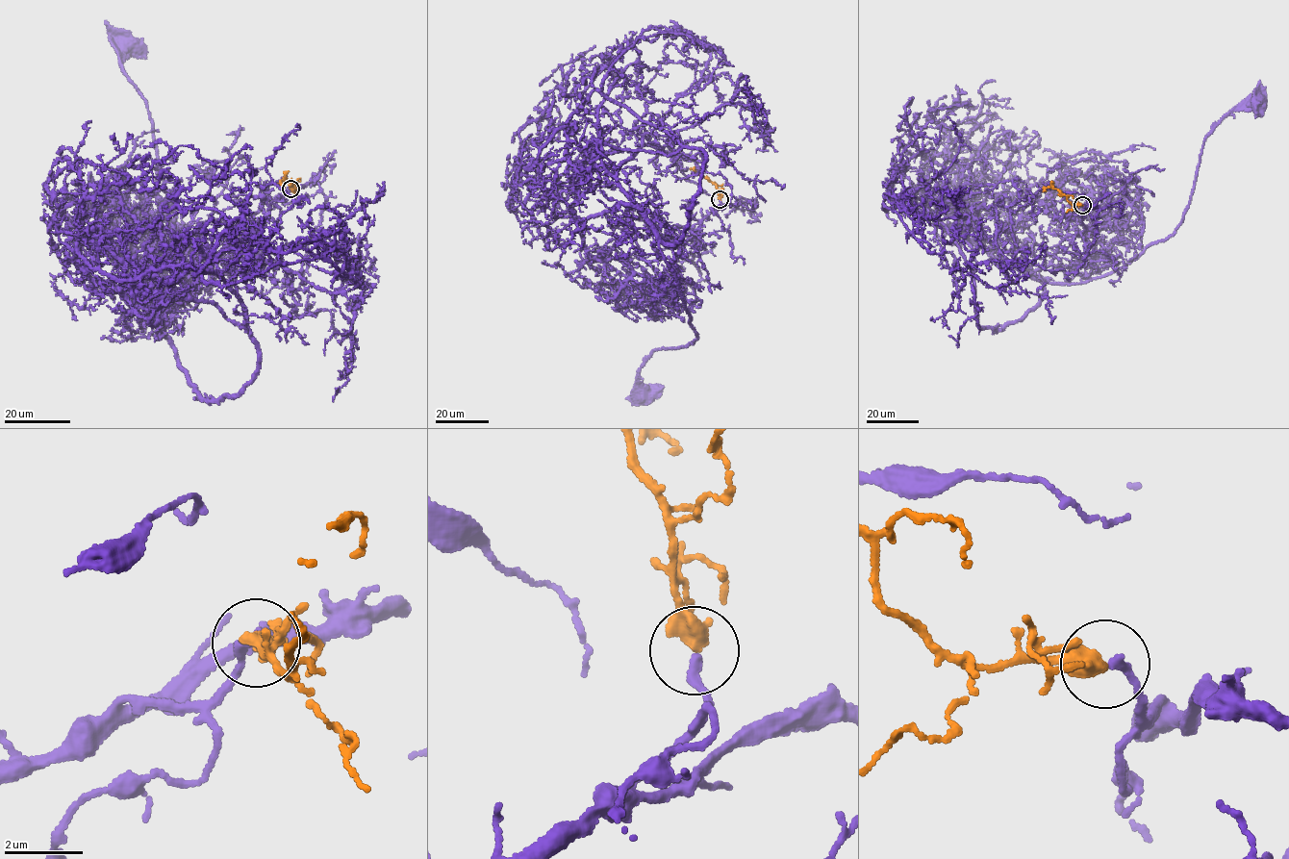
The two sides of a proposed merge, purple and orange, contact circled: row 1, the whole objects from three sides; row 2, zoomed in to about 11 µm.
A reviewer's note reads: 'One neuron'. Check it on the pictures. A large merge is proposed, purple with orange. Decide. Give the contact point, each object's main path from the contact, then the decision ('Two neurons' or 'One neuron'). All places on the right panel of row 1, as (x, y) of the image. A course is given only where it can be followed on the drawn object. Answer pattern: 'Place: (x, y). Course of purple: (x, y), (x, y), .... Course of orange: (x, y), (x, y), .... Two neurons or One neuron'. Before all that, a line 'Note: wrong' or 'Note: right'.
Note: right
Place: (1082, 205). Course of purple: (1082, 205), (1085, 229), (1051, 262), (1066, 273), (1080, 261), (1093, 279), (1173, 234), (1203, 142), (1257, 105). Course of orange: (1082, 205), (1074, 205), (1055, 189), (1048, 188), (1046, 191). One neuron

